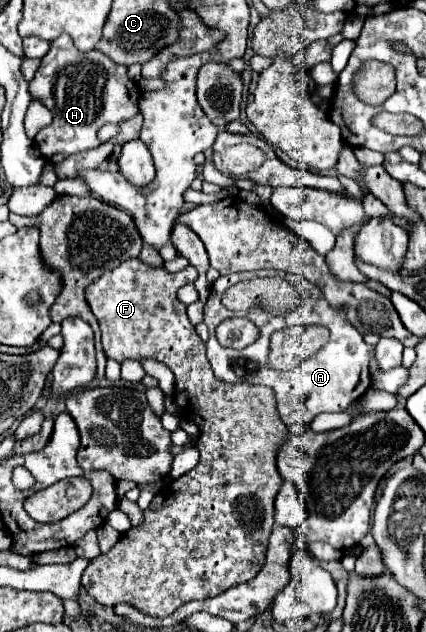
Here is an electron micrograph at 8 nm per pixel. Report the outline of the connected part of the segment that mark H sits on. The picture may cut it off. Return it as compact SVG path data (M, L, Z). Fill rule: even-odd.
M66 34L50 42L50 50L42 58L38 72L30 82L30 94L54 114L52 124L40 130L34 138L40 154L52 164L60 164L76 152L96 148L100 144L96 132L108 122L136 116L140 112L138 104L142 96L138 84L130 82L126 66L114 64L98 50L86 54L78 52Z

